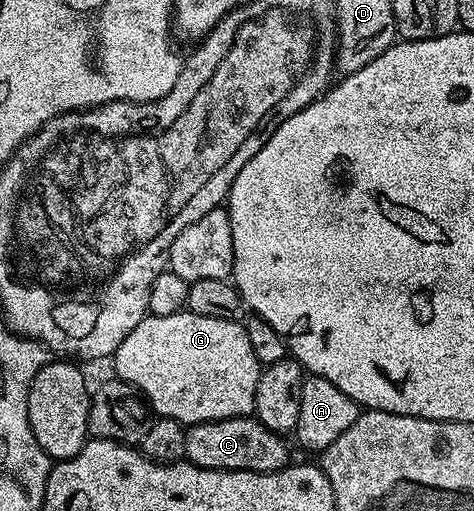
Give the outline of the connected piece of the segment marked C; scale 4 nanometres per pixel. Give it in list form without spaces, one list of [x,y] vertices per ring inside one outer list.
[[[256,416],[211,420],[186,429],[185,458],[199,468],[250,470],[256,474],[270,474],[285,469],[290,461],[285,442],[282,435],[271,432]]]

